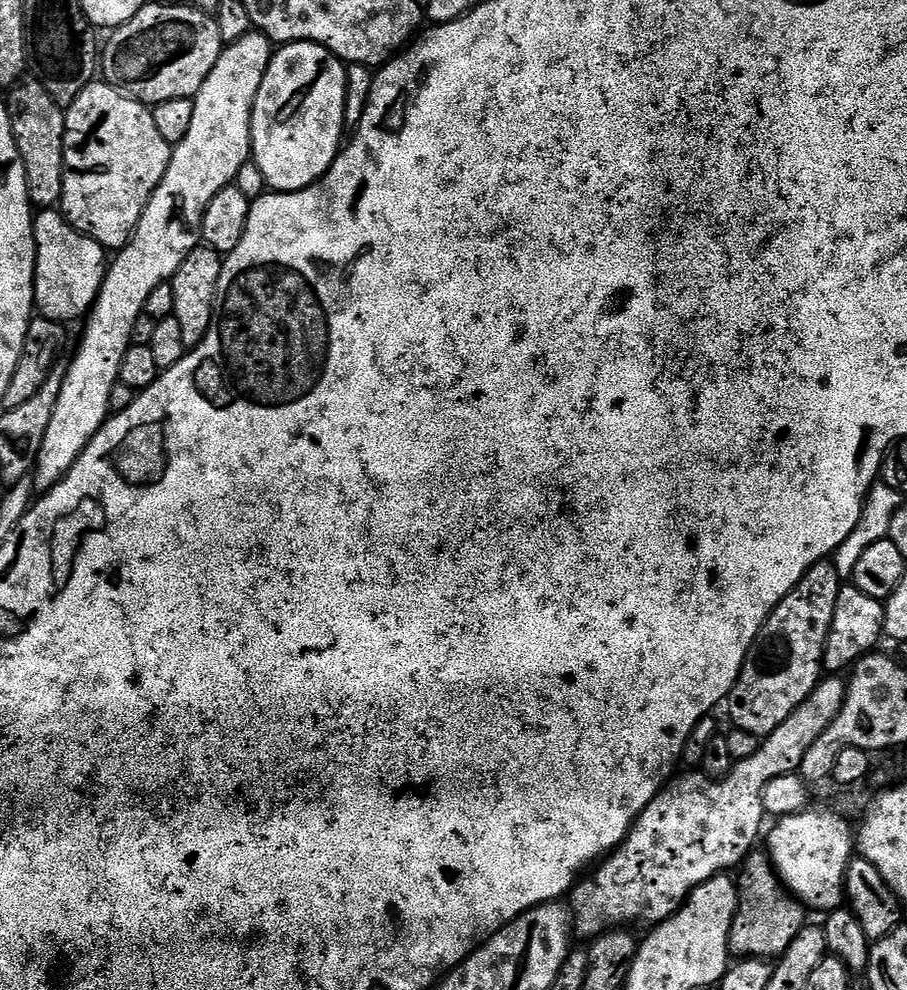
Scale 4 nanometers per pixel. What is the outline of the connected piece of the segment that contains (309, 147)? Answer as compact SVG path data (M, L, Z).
M299 40L297 44L285 44L275 49L270 66L262 78L262 86L256 95L256 101L252 107L252 155L251 159L262 170L265 185L274 192L297 192L303 188L309 188L328 172L328 167L336 160L342 148L340 135L346 131L344 122L344 103L346 102L346 64L330 50L326 50L320 44L312 44L309 40Z

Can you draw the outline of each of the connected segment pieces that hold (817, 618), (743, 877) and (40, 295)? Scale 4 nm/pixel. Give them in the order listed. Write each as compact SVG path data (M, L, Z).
M830 562L815 564L794 586L794 590L779 604L764 620L756 641L748 651L740 677L732 687L726 701L726 709L732 715L732 724L742 730L750 730L750 734L758 737L770 735L806 698L814 691L822 679L822 665L824 663L824 647L826 634L830 630L830 622L834 618L834 602L838 602L838 590L842 587L842 577Z
M767 851L749 852L743 864L739 865L739 872L736 913L728 935L729 953L741 960L775 961L790 950L790 942L794 942L809 923L809 909L784 887Z
M56 210L35 213L34 238L36 239L36 299L35 307L46 320L69 322L87 317L96 302L96 295L104 285L106 250L92 236L82 234Z

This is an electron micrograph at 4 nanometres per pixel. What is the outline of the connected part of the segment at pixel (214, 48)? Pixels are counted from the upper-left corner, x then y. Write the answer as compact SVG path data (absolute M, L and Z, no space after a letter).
M187 2L180 4L145 3L126 23L111 33L108 45L102 48L102 76L113 88L138 100L142 104L155 106L170 102L170 98L192 98L206 82L210 70L218 62L222 41L215 19L207 11L191 8Z

